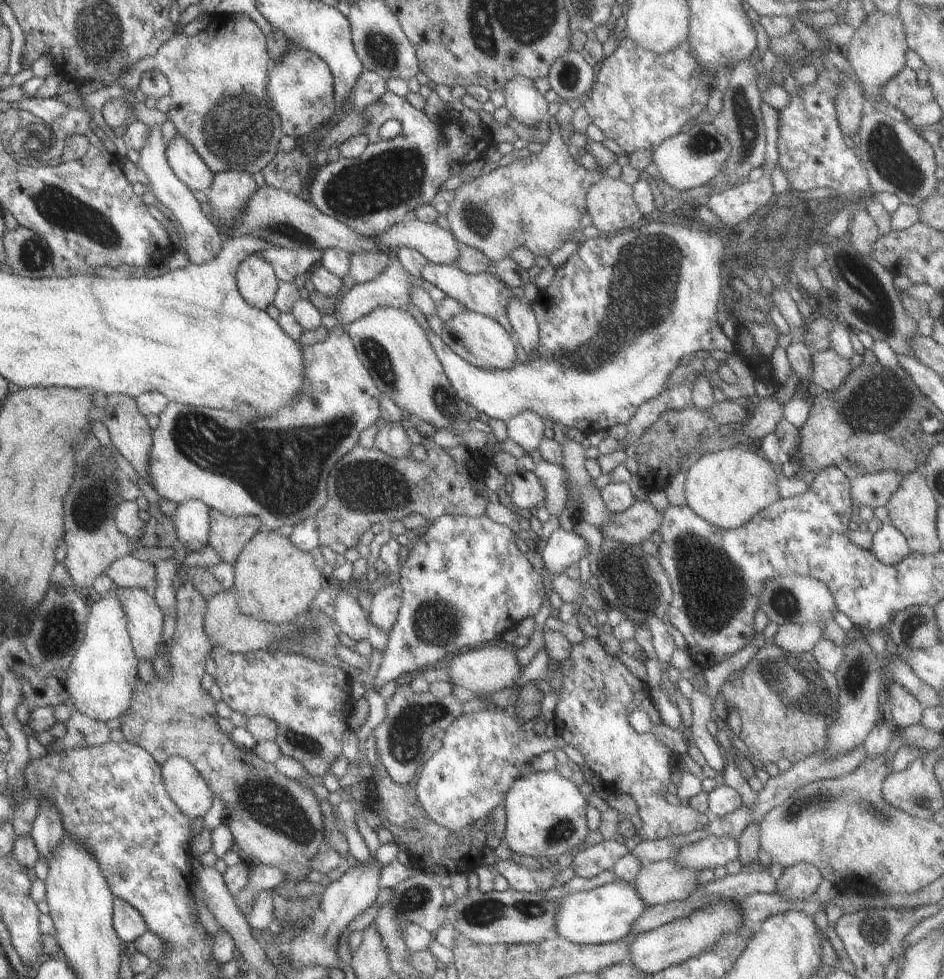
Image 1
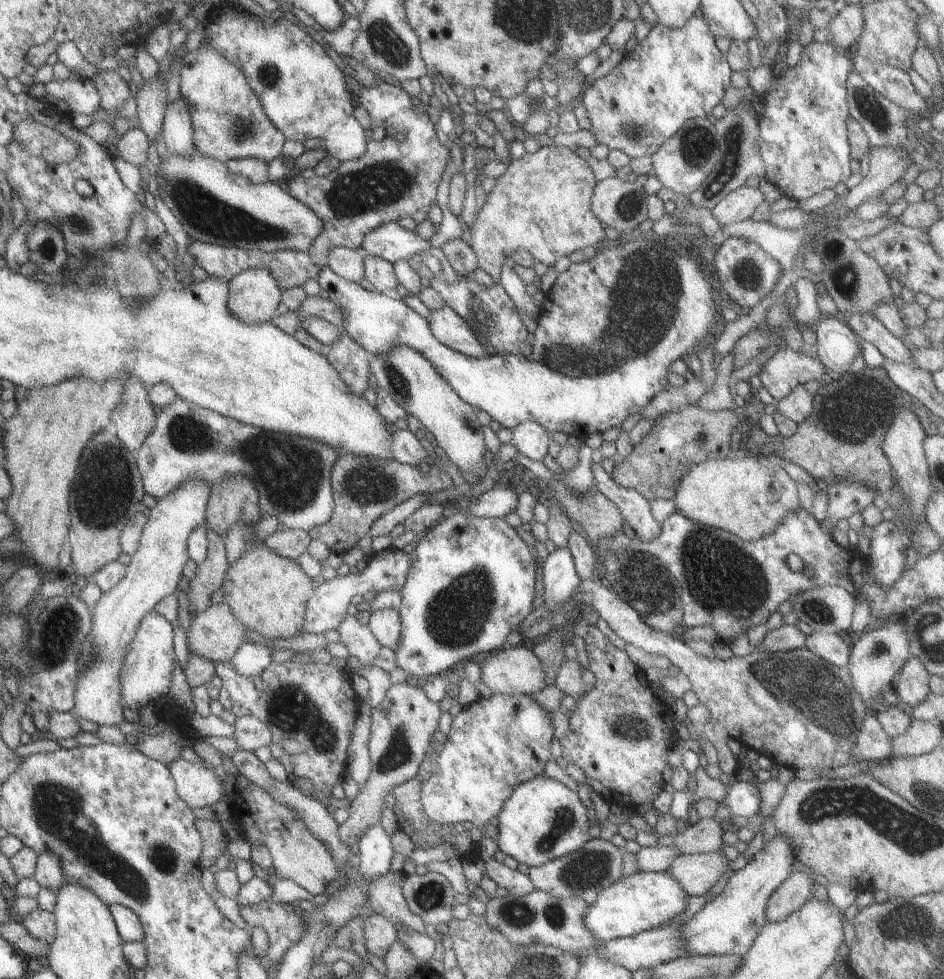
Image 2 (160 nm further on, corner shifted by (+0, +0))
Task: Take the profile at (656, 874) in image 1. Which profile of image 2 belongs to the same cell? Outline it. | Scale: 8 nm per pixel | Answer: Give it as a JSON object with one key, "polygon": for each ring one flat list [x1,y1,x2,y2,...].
{"polygon":[[718,850,703,854,680,854,671,860,663,872,667,872,667,876,673,878,691,900,695,900,714,887,723,874,731,871,729,862]]}

